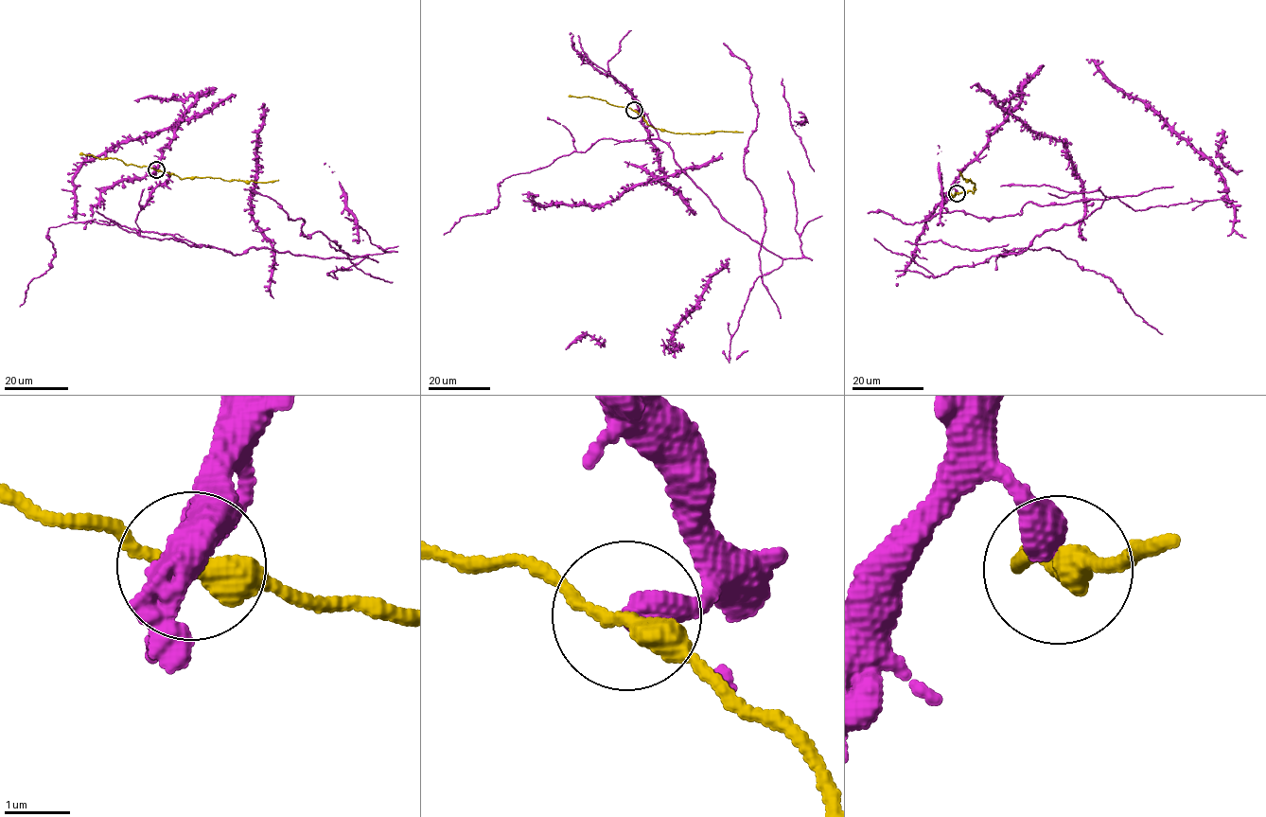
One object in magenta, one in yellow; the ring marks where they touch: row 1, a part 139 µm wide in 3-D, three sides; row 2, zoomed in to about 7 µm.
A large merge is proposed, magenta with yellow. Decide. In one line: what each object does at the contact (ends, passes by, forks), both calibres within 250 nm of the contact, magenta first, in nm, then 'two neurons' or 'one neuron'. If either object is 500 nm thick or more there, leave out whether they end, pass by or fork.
calibres 500 and 320 nm; one neuron

